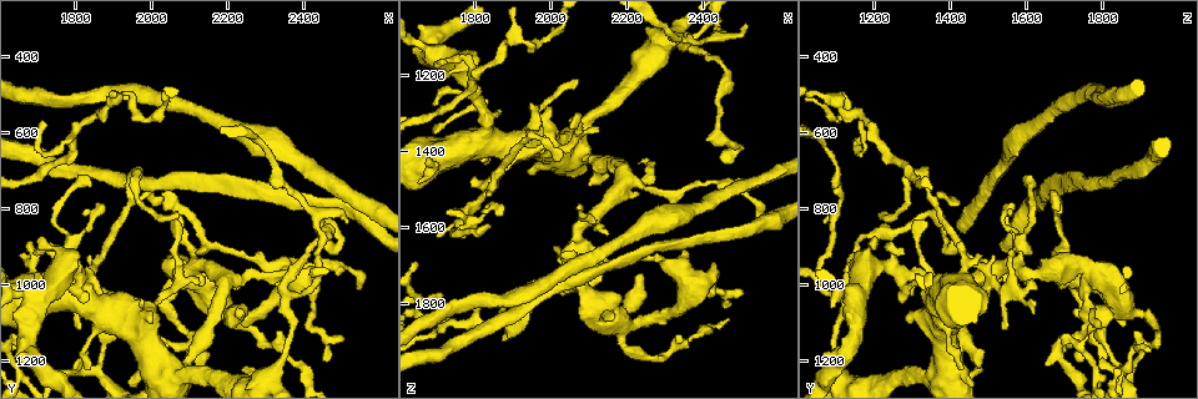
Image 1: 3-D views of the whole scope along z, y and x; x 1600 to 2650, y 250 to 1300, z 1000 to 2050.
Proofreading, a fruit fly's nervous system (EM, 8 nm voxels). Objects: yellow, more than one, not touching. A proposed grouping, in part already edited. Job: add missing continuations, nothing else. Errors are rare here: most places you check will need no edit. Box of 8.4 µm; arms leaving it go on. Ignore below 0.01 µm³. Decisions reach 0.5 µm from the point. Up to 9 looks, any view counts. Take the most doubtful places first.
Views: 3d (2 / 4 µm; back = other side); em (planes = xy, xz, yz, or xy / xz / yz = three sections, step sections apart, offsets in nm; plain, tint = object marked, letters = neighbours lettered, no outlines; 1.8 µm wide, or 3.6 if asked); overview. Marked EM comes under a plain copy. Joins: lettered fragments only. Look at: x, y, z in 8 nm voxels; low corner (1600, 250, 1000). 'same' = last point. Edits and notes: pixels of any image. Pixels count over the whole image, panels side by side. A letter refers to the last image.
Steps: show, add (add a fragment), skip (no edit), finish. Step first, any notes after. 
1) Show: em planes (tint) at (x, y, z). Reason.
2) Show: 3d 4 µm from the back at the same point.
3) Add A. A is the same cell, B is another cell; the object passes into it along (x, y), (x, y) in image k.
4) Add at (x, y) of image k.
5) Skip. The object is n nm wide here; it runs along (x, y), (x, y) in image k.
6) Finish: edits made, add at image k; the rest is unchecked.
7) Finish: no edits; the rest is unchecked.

Show: 3d 4 µm at (2070, 960, 1745). Four or more arms meet.

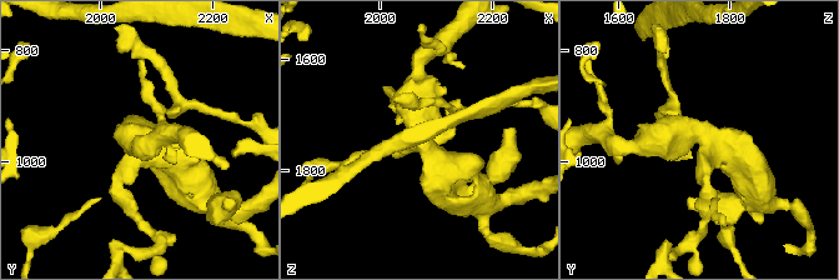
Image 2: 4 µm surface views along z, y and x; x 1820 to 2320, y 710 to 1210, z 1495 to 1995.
Show: em xz step 4 (tint) at (2075, 955, 1750). 4 arms meet here.

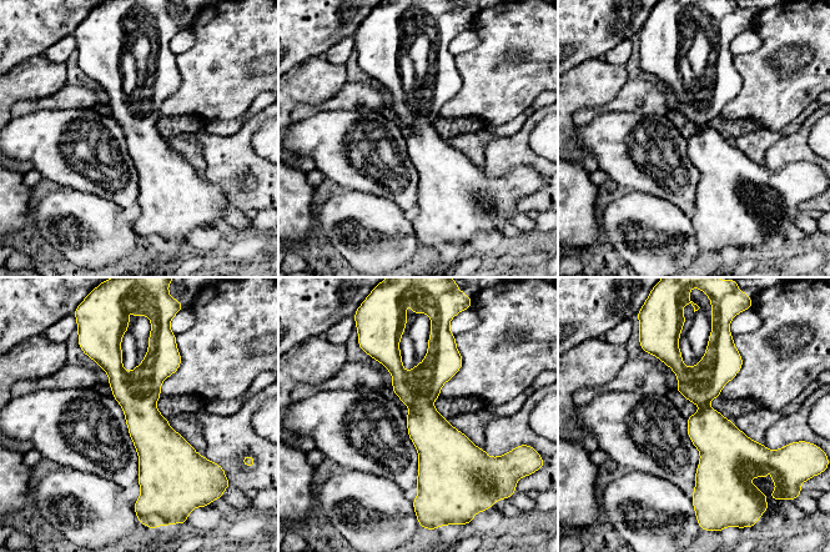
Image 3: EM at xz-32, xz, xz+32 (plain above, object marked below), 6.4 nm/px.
Show: em planes (letters) at the same point. Another direction.

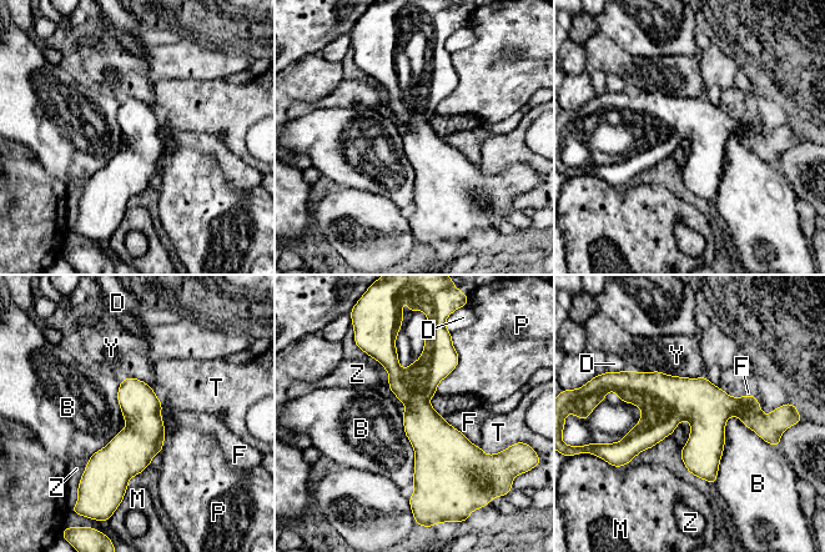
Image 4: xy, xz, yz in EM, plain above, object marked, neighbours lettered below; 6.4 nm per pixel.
Skip. B, D, F, M, P, T, Y and Z are other cells; it runs along (392, 344), (424, 427), (421, 490) in image 4; no lettered fragment goes on from it.

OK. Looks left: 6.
Show: 3d 2 µm at (2455, 885, 1430). Long arm stops here.

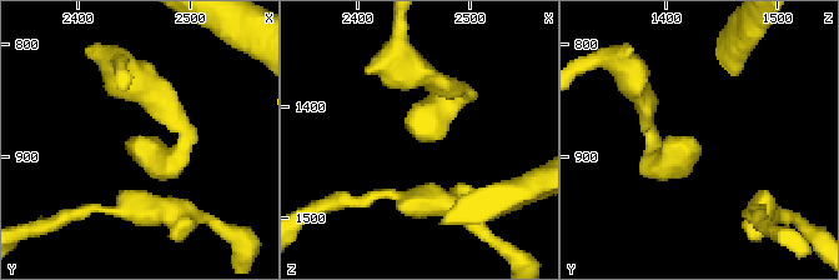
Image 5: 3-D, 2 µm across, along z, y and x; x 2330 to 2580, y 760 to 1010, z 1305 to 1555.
Show: em planes (tint) at (2456, 888, 1430). Now the EM.

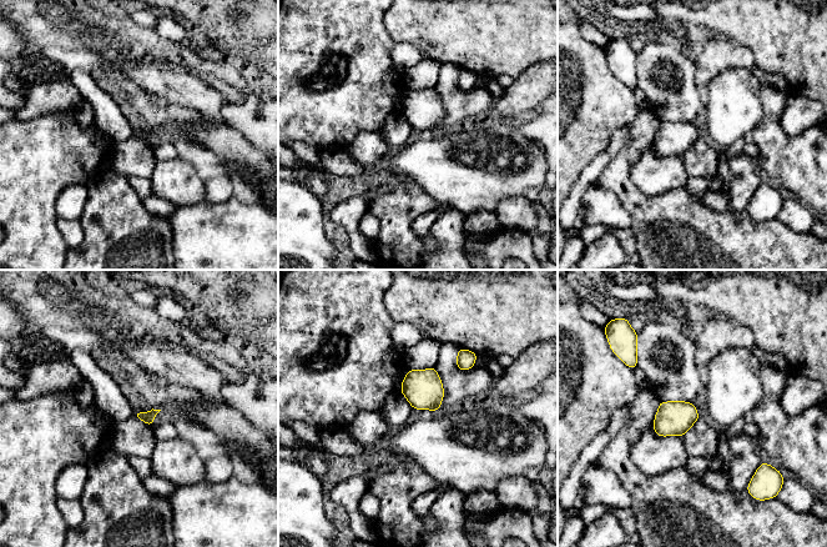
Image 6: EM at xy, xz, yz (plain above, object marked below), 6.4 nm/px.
Show: em planes (letters) at the same point. See the neighbours.

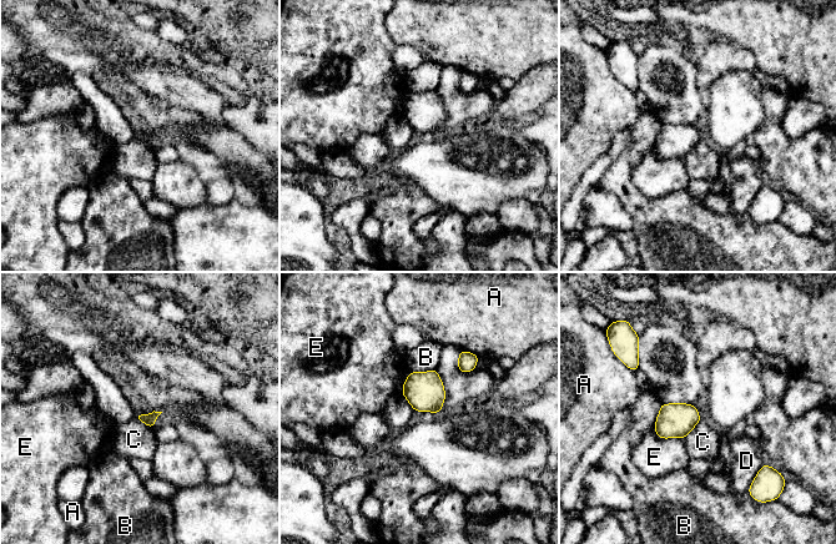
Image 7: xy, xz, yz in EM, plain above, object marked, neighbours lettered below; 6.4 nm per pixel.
Skip. The longest contact is with E, 220 nm; A, B, C, D and E are other cells; a border runs along (700, 419), (683, 438) in image 7; no lettered fragment goes on from it.

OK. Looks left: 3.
Show: em planes (tint) at (2025, 1175, 1675). Abrupt turn.

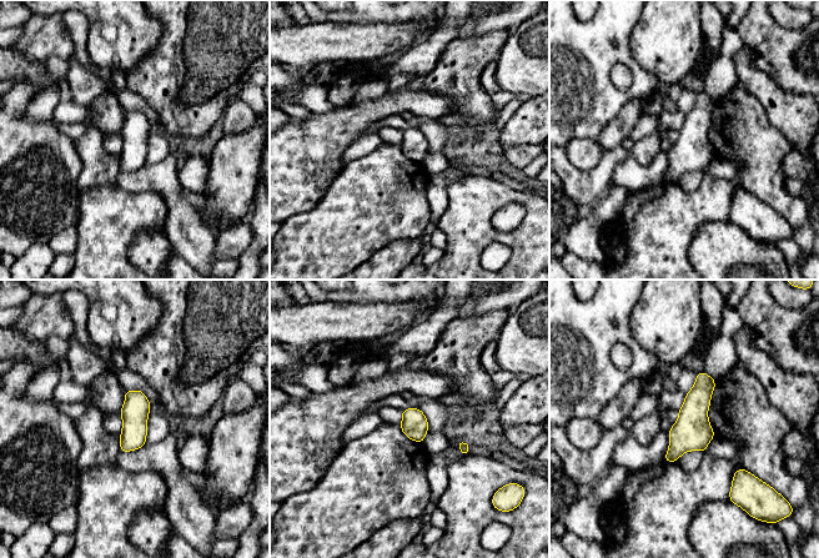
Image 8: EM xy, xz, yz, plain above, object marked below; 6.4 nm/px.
Show: em planes (letters) at the same point. What lies round it.

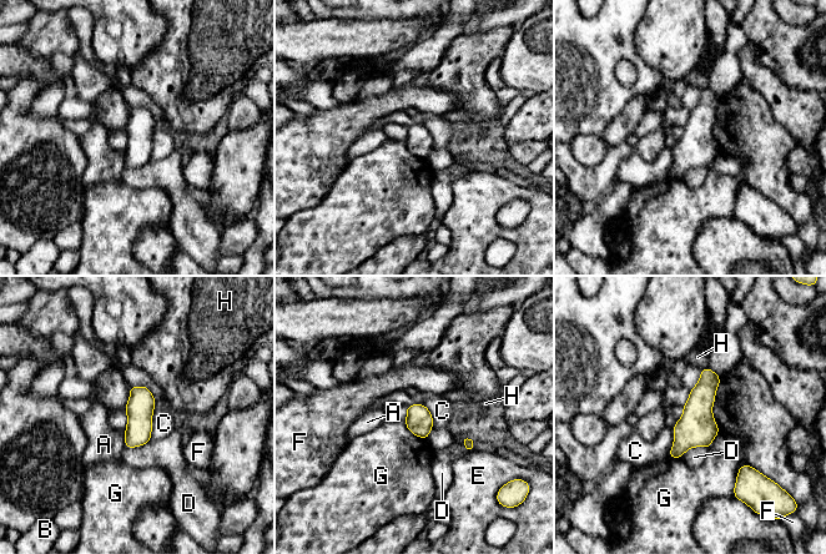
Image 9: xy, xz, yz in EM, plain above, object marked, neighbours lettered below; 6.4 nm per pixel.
Skip. A, B, C, D, E, F, G and H are other cells; a border runs along (721, 378), (713, 406), (719, 432) in image 9; none of them fits.

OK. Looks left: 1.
Show: em 3.6 µm planes (letters) at (2065, 1250, 1360). Thin arm on a thick one.

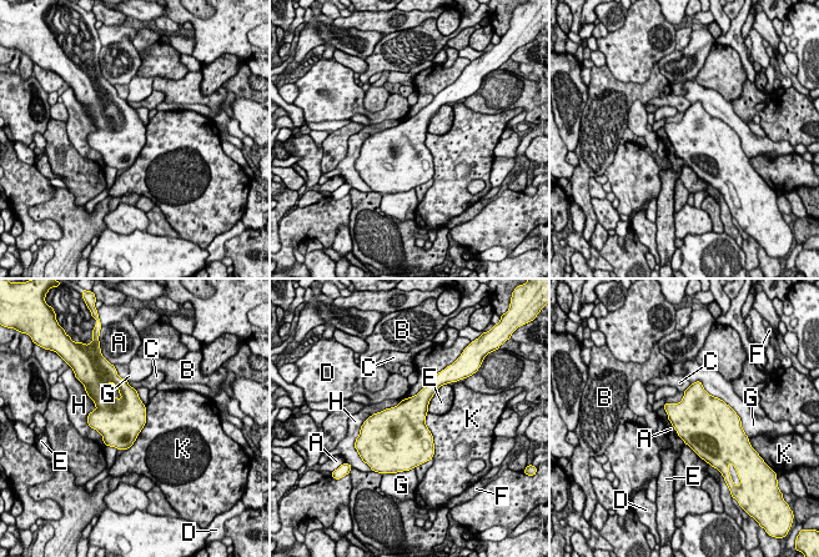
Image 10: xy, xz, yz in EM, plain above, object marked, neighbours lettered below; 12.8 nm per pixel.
Skip. A, B, C, D, E, F, G, H and K are other cells; no lettered fragment goes on from it.

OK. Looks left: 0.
Finish: no edits; the rest is unchecked.

